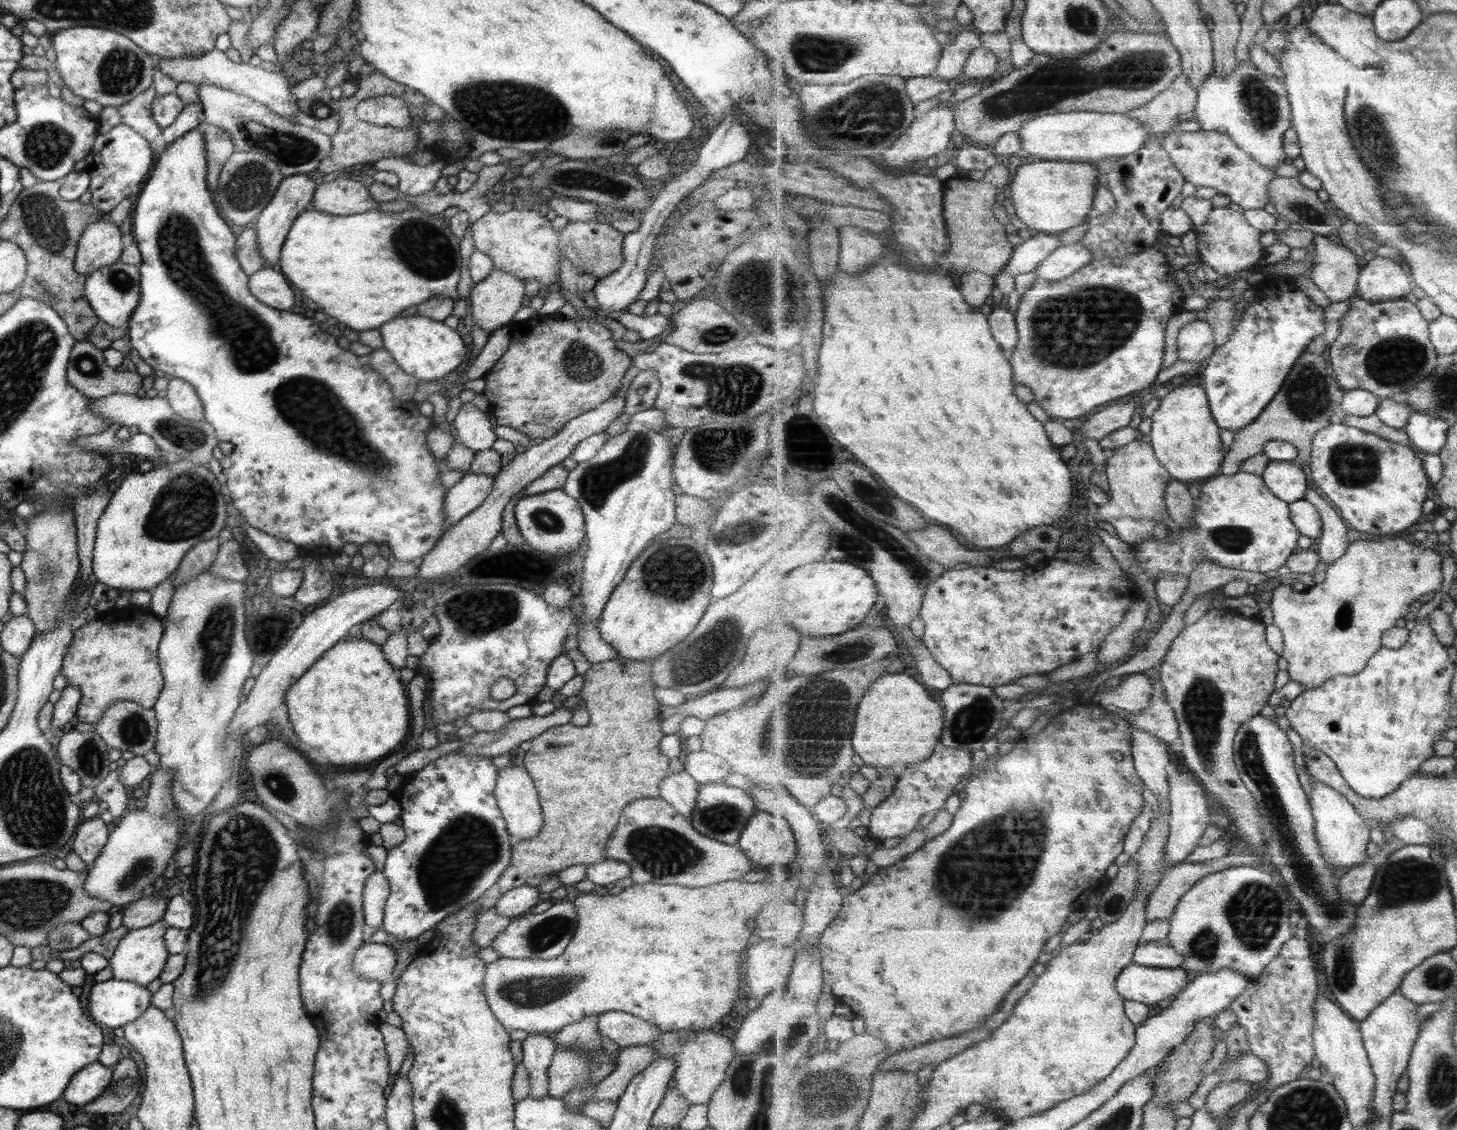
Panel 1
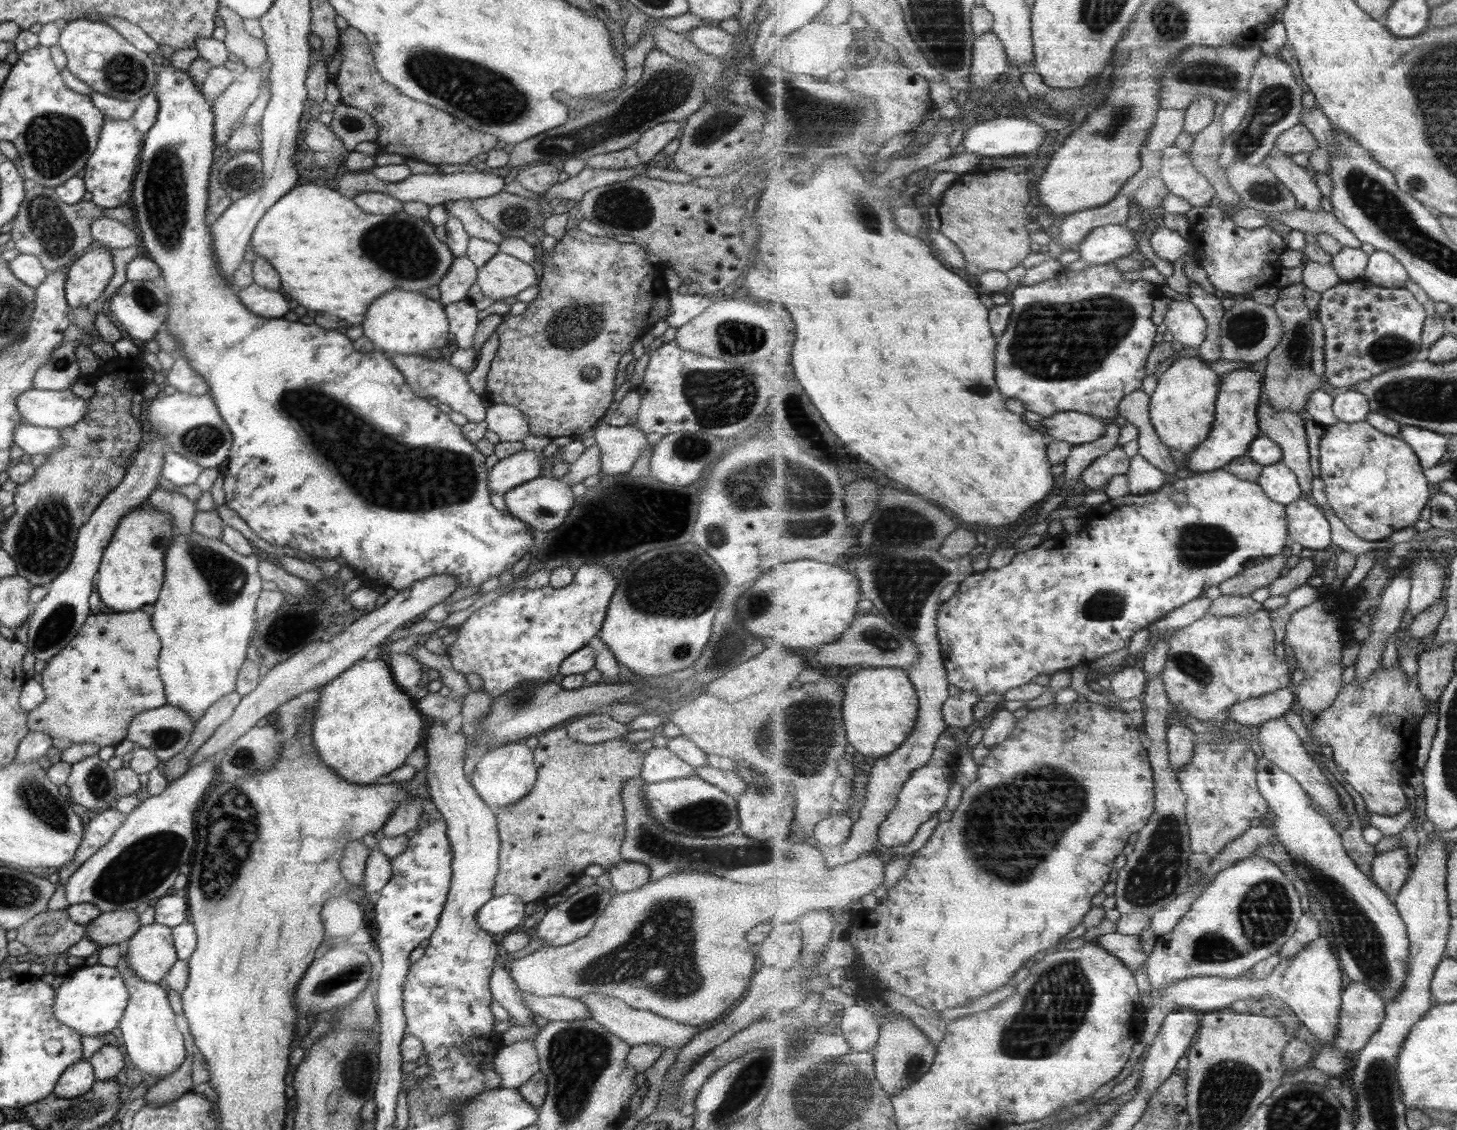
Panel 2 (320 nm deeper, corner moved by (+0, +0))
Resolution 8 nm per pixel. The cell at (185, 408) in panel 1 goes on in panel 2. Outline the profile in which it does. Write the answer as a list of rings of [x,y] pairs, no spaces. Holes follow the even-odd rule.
[[[185,357],[176,358],[171,369],[164,375],[166,377],[164,385],[174,387],[177,392],[191,394],[191,396],[203,396],[208,393],[207,384],[202,376],[191,369]]]

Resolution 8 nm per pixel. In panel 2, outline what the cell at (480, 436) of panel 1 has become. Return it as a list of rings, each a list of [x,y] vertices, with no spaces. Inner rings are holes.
[[[395,354],[391,358],[391,362],[403,375],[405,383],[414,396],[449,406],[451,411],[463,414],[467,418],[467,423],[477,424],[477,422],[484,421],[487,408],[483,405],[483,397],[472,392],[467,383],[466,375],[461,370],[457,370],[455,366],[451,366],[449,361],[443,360],[442,357],[431,360],[428,356]]]

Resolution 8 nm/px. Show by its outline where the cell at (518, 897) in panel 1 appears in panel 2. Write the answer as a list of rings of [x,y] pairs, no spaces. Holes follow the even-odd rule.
[[[502,895],[487,900],[475,914],[474,921],[483,932],[497,938],[497,934],[521,924],[524,915],[524,903],[517,896]]]

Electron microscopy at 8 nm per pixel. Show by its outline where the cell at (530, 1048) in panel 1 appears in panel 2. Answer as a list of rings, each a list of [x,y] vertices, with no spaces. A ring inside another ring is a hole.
[[[501,958],[491,972],[488,987],[492,1000],[508,1012],[508,1015],[515,1020],[515,1025],[532,1025],[532,1012],[522,1001],[515,982],[509,978],[505,968],[506,961]]]

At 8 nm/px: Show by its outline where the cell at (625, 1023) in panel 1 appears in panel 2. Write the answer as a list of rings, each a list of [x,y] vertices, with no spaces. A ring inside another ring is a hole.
[[[521,994],[522,1001],[532,1014],[551,1022],[589,1018],[587,1007],[579,1000],[564,996],[535,996]]]

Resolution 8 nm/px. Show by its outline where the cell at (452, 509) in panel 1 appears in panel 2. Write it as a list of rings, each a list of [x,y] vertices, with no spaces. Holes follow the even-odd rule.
[[[523,449],[511,456],[499,459],[499,462],[488,469],[488,491],[498,496],[505,495],[511,488],[528,480],[539,477],[543,466],[543,454],[540,451]]]

